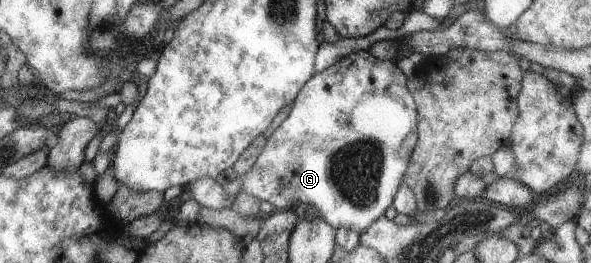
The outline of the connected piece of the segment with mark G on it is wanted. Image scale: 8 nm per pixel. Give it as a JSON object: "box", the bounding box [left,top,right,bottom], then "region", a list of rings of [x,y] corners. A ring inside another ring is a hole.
{"box":[241,51,419,233],"region":[[[369,51],[355,52],[355,54],[347,56],[347,58],[337,60],[335,64],[312,76],[305,83],[285,121],[281,122],[281,125],[266,140],[263,152],[256,158],[253,166],[245,174],[241,175],[241,184],[243,184],[241,190],[245,190],[247,194],[251,194],[257,200],[271,202],[275,211],[289,211],[296,206],[296,203],[303,202],[309,204],[309,206],[315,206],[321,213],[320,216],[334,229],[351,228],[351,230],[357,230],[359,233],[368,232],[369,226],[385,214],[385,210],[391,206],[391,202],[395,199],[396,192],[404,180],[403,176],[405,176],[409,159],[417,142],[419,142],[419,109],[416,107],[415,97],[412,92],[407,90],[405,74],[397,68],[397,64],[381,62],[377,57],[371,56]]]}

